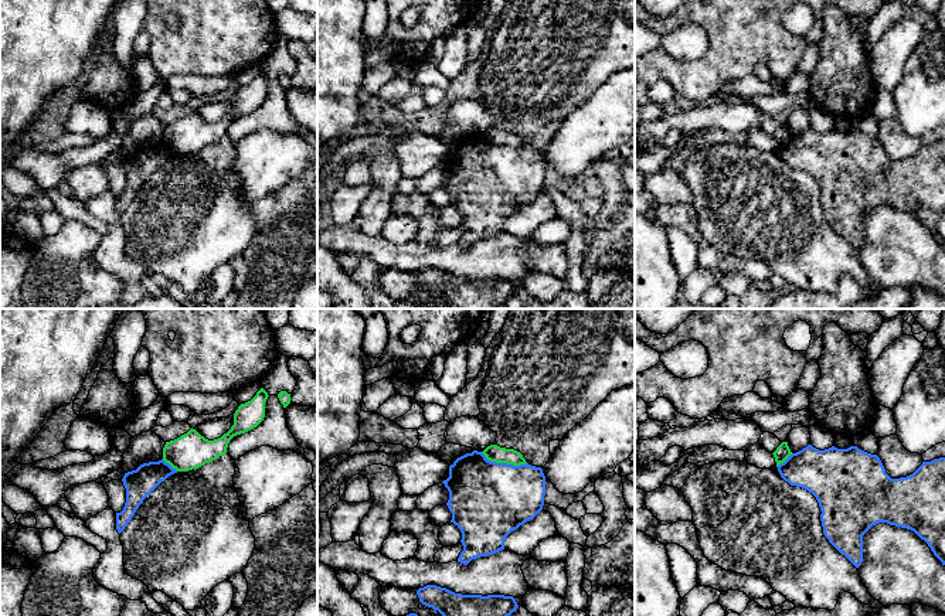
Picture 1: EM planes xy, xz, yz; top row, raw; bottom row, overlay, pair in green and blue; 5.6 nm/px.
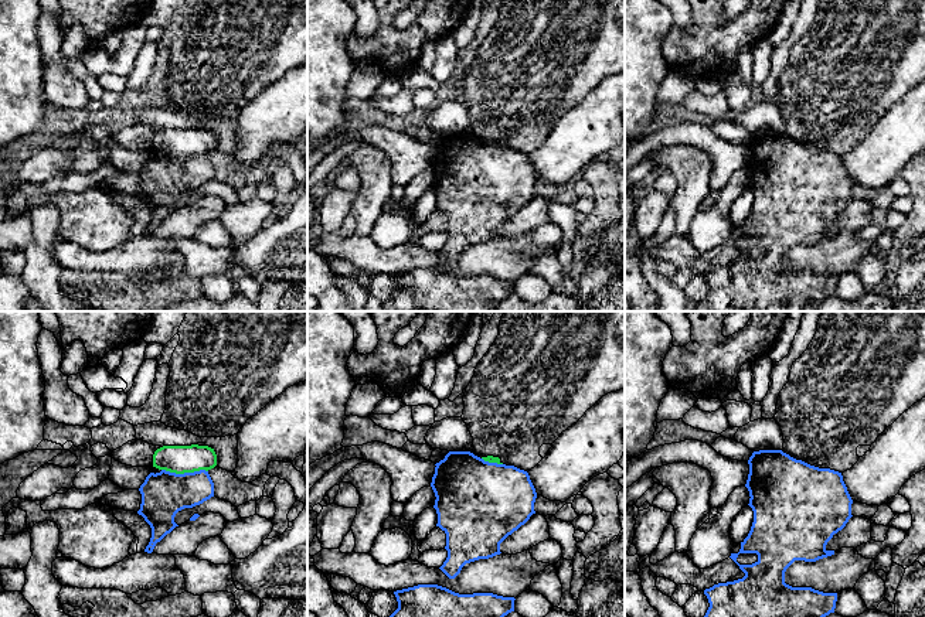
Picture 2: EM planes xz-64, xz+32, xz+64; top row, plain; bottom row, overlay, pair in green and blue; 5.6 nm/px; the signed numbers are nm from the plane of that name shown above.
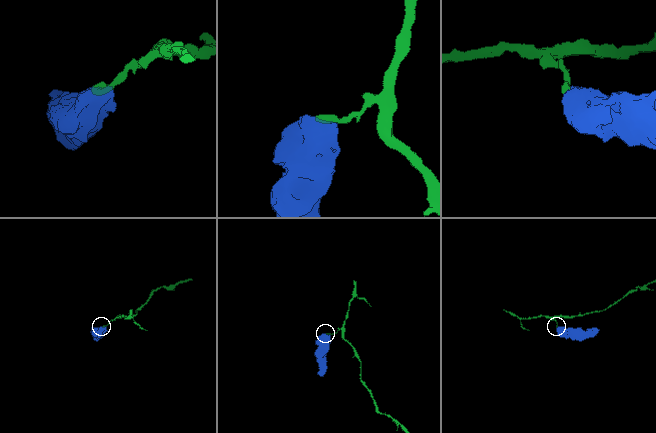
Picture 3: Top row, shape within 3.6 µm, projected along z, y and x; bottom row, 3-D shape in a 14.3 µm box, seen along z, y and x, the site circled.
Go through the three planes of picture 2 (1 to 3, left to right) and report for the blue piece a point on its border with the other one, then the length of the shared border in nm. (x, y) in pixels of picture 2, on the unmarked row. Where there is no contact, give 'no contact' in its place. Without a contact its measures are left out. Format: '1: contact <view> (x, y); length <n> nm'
1: contact xz-64 (184, 154); length 260 nm
2: contact xz+32 (492, 145); length 130 nm
3: no contact

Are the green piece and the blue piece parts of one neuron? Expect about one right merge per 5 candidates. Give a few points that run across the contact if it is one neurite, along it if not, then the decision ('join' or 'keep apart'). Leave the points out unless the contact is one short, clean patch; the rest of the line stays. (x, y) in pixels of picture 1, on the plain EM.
line xz (481, 135), (490, 143), (513, 147), (526, 146); keep apart

